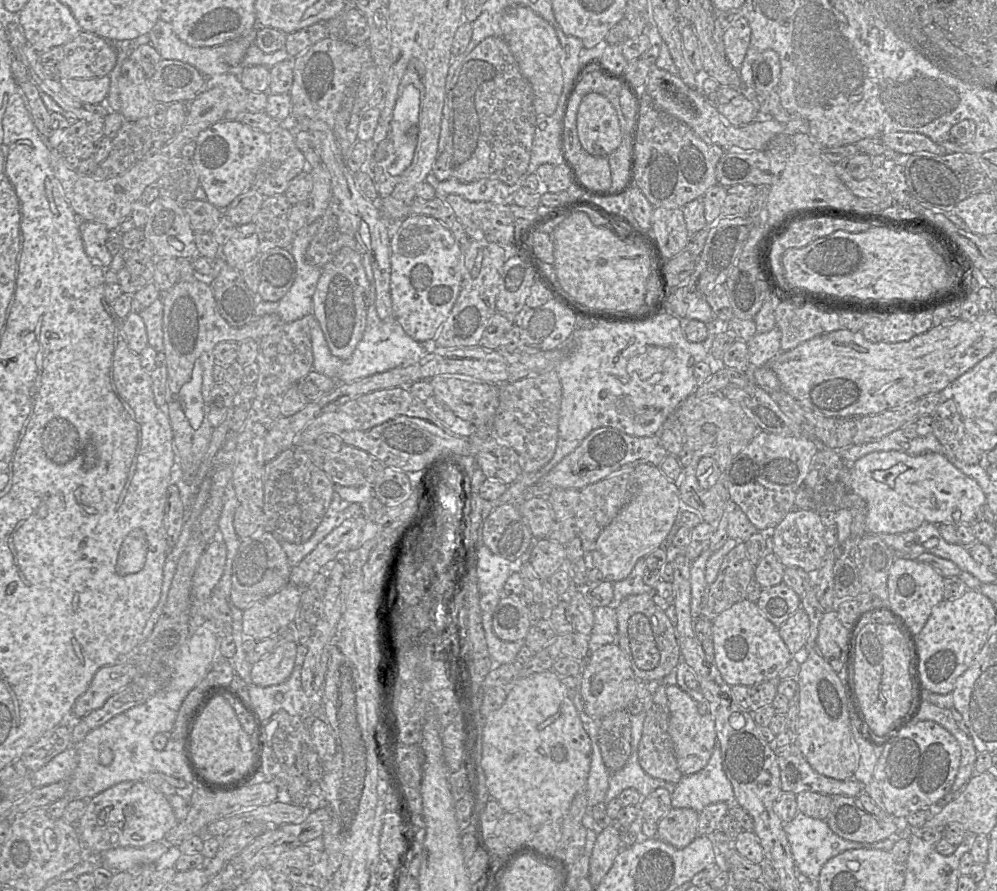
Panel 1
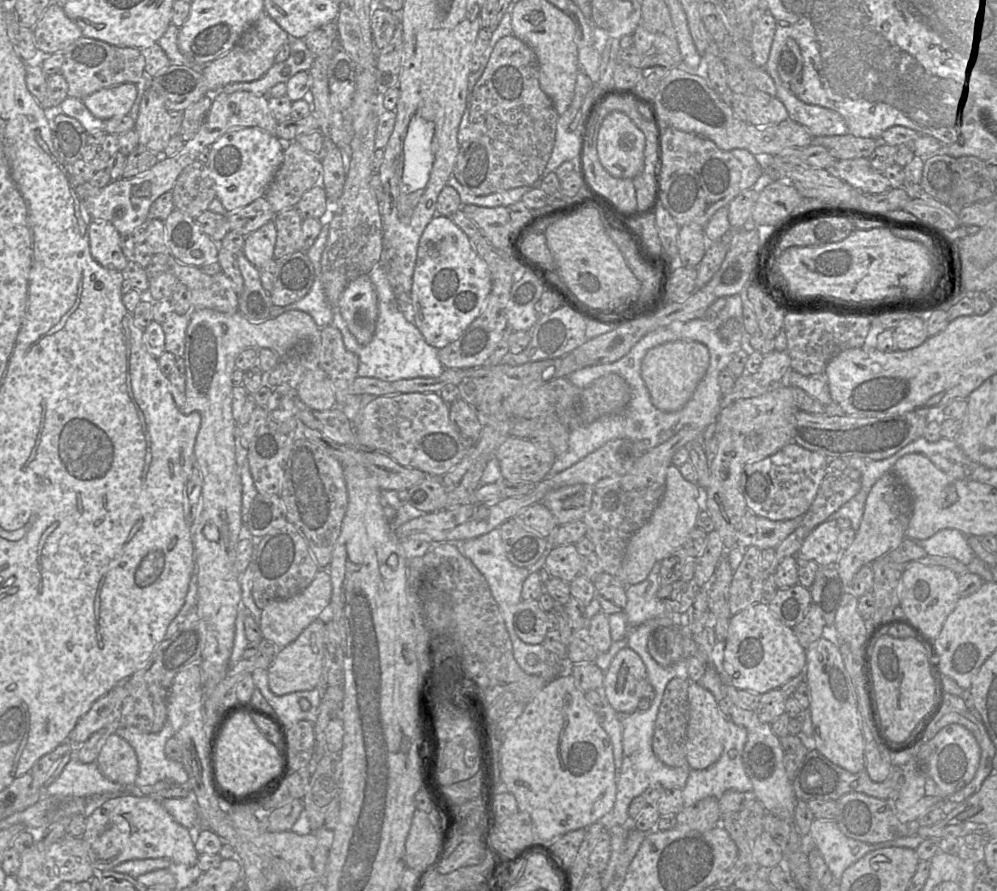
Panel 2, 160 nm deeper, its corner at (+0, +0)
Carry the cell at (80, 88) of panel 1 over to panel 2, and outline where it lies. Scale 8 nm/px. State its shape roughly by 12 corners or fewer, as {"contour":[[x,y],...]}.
{"contour":[[136,84],[103,88],[83,99],[101,120],[129,115]]}

